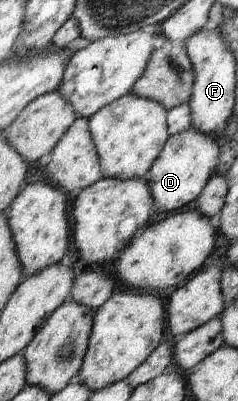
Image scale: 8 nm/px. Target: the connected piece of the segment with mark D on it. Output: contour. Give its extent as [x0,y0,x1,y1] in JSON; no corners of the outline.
[143,127,222,213]

